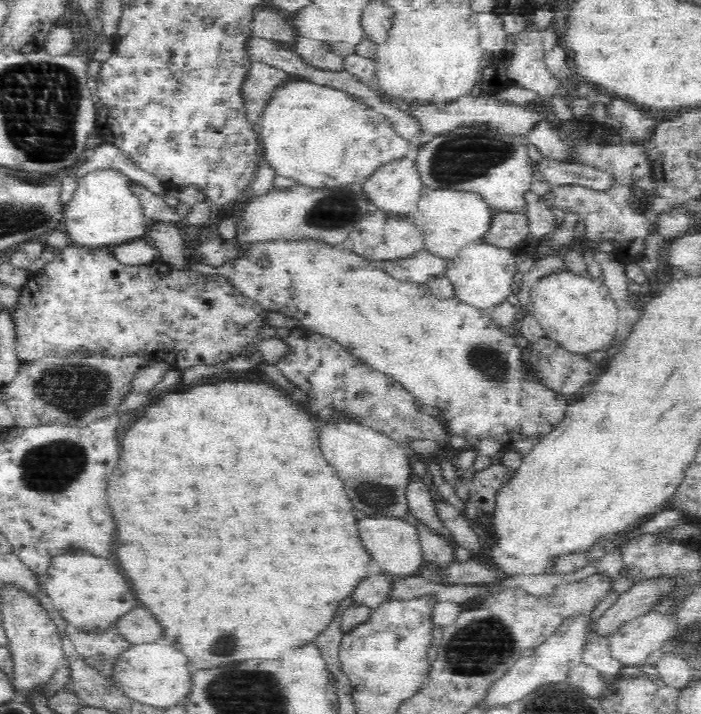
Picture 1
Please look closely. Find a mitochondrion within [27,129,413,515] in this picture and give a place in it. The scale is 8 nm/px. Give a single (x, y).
(76, 392)

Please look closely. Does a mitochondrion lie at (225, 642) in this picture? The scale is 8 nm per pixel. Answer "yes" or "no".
yes

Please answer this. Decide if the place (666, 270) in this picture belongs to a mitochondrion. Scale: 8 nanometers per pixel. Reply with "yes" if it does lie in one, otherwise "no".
no

